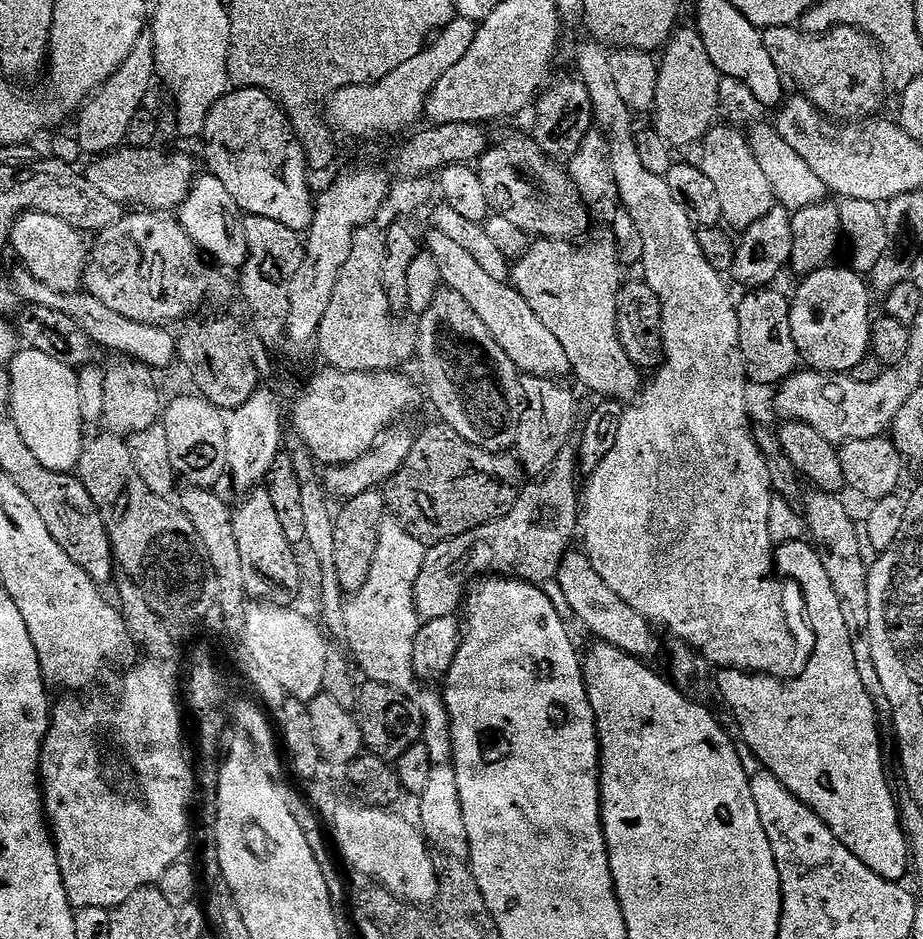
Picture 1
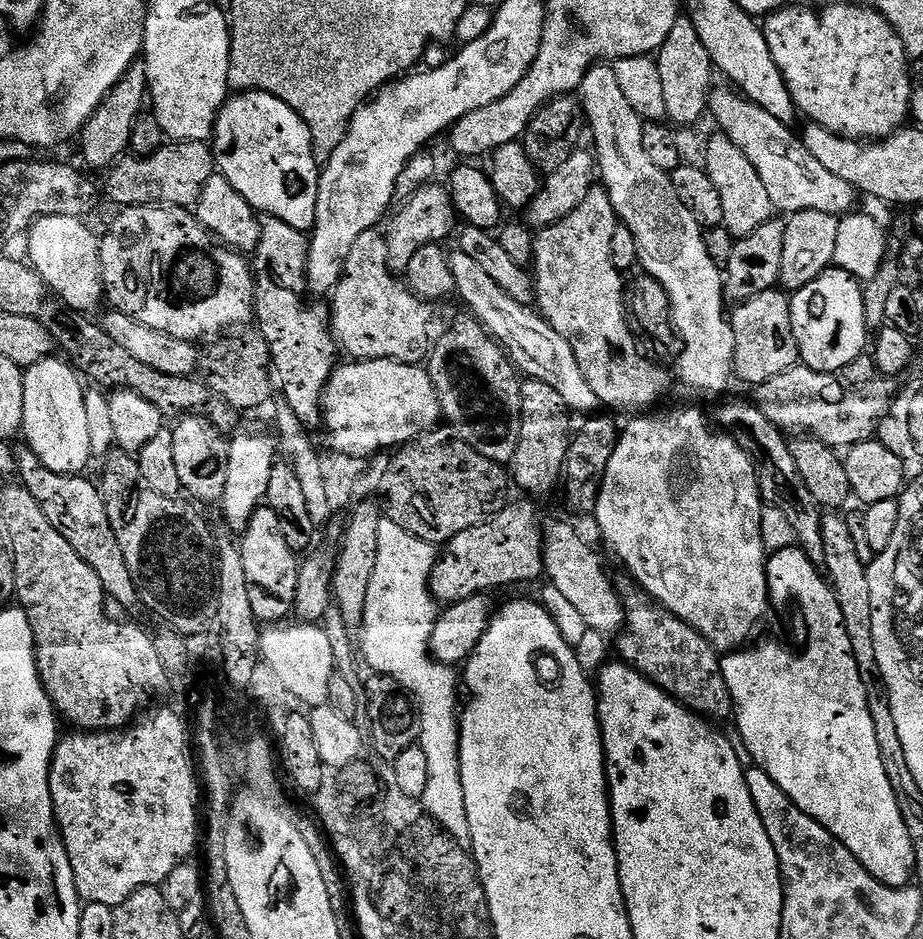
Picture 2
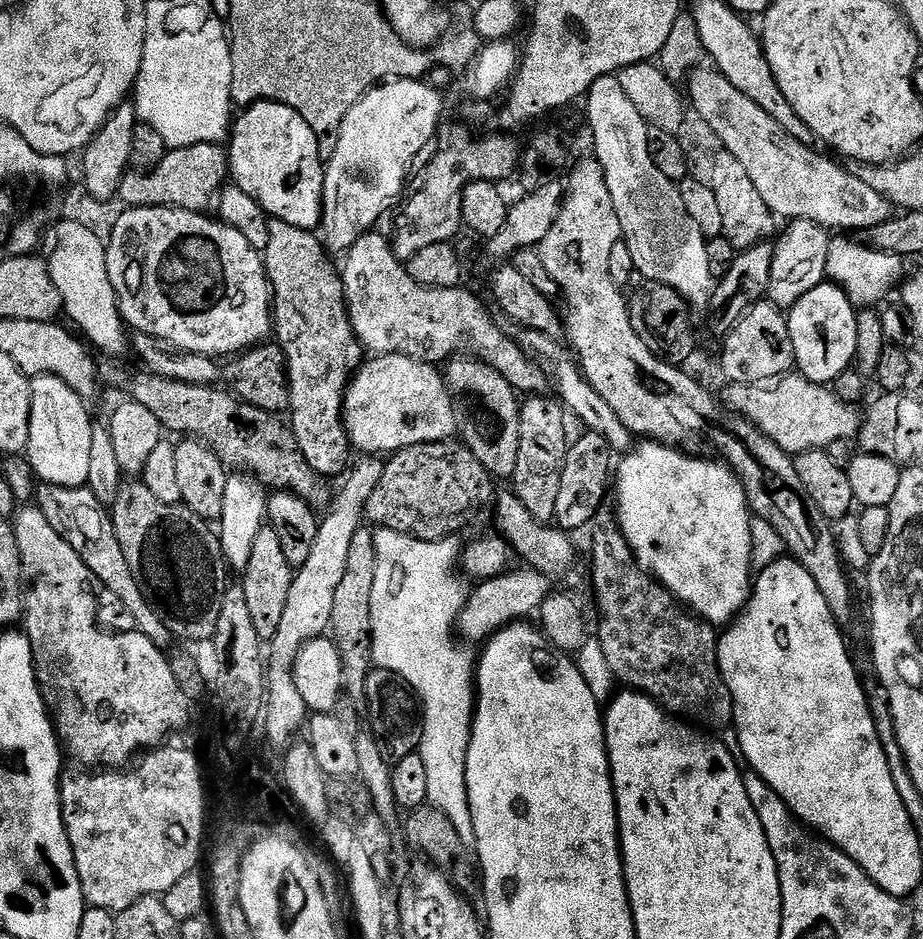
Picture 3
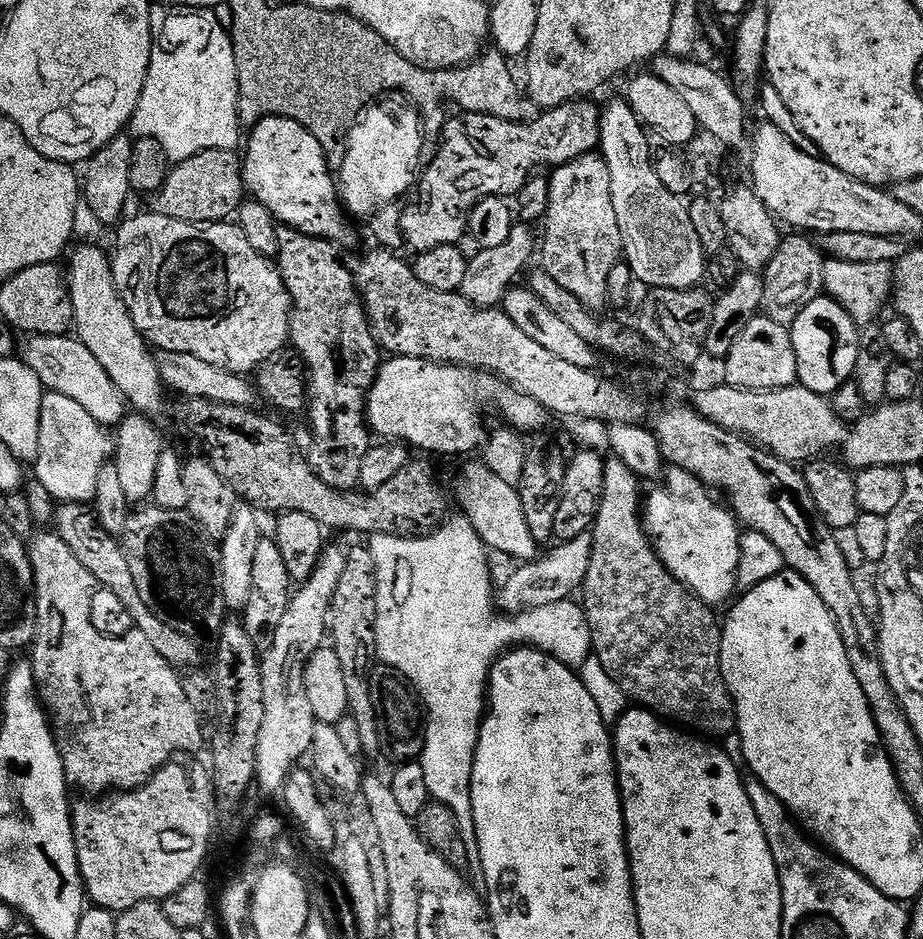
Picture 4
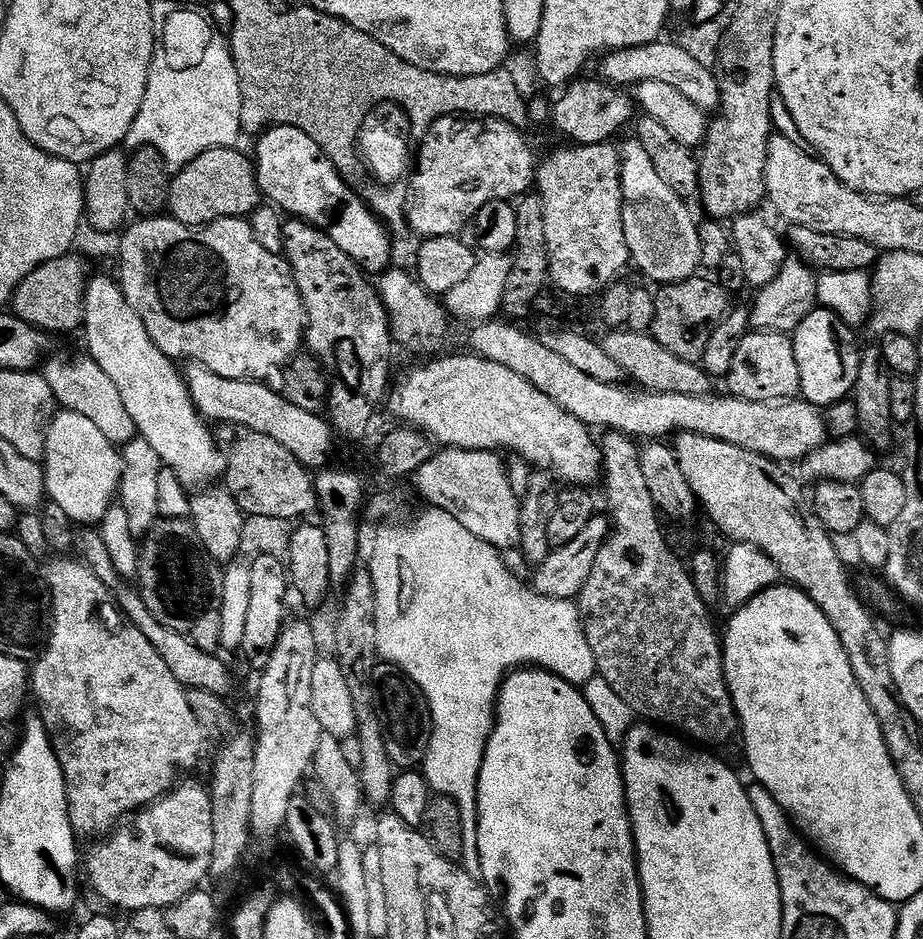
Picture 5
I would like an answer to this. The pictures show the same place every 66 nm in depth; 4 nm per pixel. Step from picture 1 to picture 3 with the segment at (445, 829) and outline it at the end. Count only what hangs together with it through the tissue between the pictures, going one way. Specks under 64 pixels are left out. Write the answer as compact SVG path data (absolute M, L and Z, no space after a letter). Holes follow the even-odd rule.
M376 528L372 532L374 550L378 554L378 571L374 574L374 594L370 598L372 619L372 658L377 669L400 677L414 693L424 721L424 733L418 749L427 773L427 803L446 814L450 826L458 830L461 849L475 853L474 818L470 814L468 787L466 786L466 754L472 737L472 718L476 711L474 691L474 656L464 648L456 648L452 641L457 620L464 608L466 590L460 585L458 565L462 555L459 539L426 542L412 536L403 536L389 528Z

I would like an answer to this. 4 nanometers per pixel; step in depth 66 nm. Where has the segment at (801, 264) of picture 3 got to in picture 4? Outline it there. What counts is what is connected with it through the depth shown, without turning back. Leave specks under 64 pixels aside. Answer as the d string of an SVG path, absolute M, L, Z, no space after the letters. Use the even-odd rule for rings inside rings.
M804 234L785 235L778 246L778 254L769 262L768 267L763 269L764 293L762 302L764 303L762 312L779 324L791 326L814 302L817 296L824 292L823 284L823 264L825 255L820 251L817 241Z

